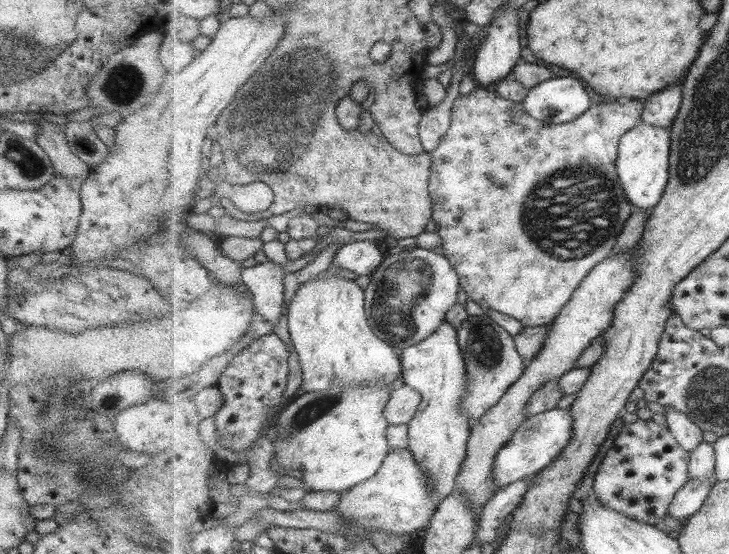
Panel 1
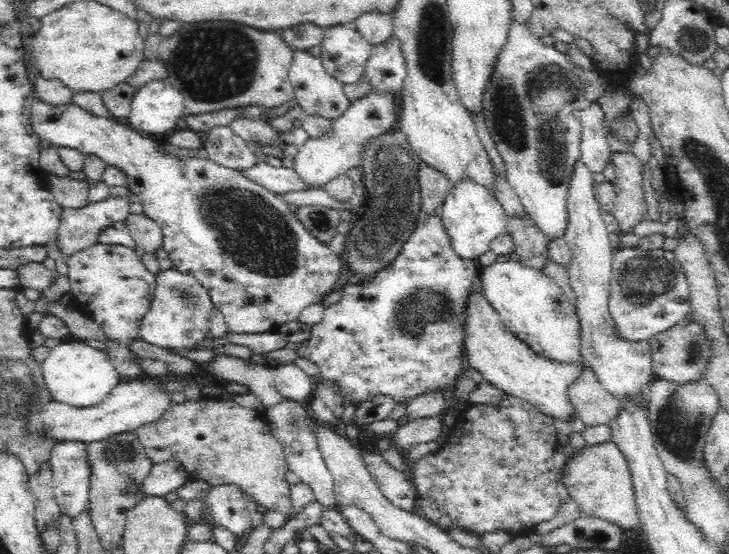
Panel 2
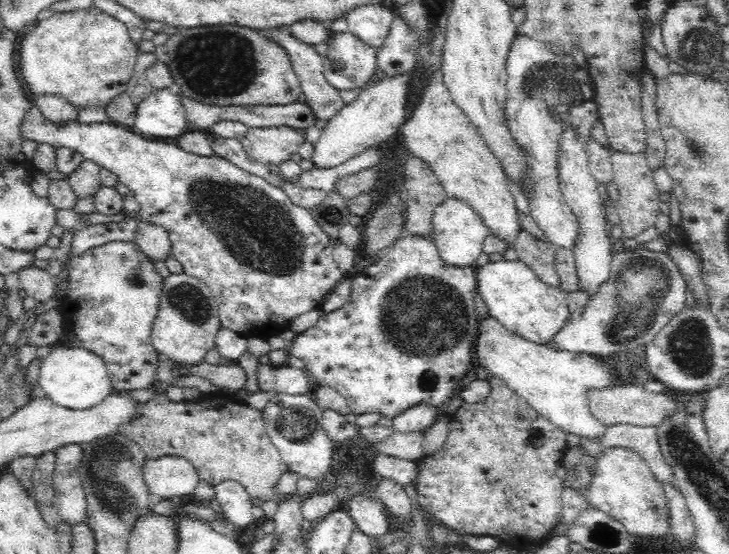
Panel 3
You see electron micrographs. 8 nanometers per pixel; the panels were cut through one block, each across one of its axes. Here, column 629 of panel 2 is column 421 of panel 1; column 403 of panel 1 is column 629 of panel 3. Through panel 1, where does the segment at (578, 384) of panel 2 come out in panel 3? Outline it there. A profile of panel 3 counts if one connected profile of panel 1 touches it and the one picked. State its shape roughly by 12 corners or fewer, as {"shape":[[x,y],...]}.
{"shape":[[620,384],[589,396],[605,423],[658,426],[677,413],[670,395]]}

